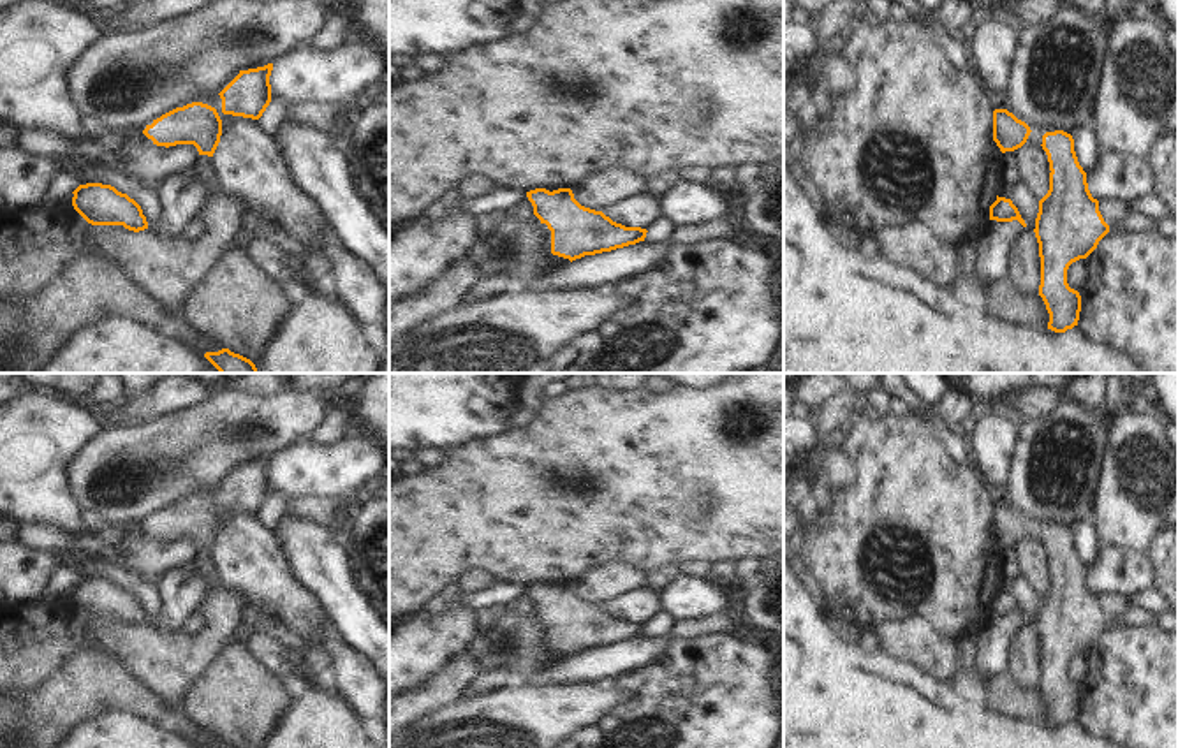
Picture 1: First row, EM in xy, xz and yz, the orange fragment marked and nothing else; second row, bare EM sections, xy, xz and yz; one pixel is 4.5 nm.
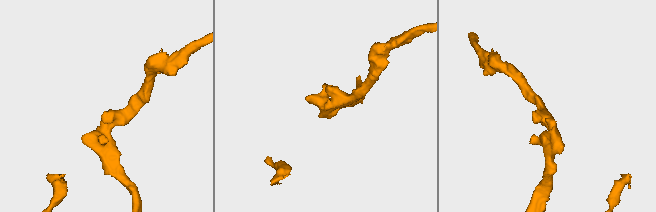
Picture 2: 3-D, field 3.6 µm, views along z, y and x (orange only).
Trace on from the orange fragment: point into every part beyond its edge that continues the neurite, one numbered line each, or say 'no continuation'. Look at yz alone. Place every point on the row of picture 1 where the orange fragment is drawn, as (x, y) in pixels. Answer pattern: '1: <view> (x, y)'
1: yz (1036, 136)

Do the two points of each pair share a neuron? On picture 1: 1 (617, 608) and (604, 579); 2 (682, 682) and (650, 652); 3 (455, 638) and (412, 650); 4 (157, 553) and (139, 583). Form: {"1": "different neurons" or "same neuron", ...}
{"1": "different neurons", "2": "different neurons", "3": "same neuron", "4": "different neurons"}

